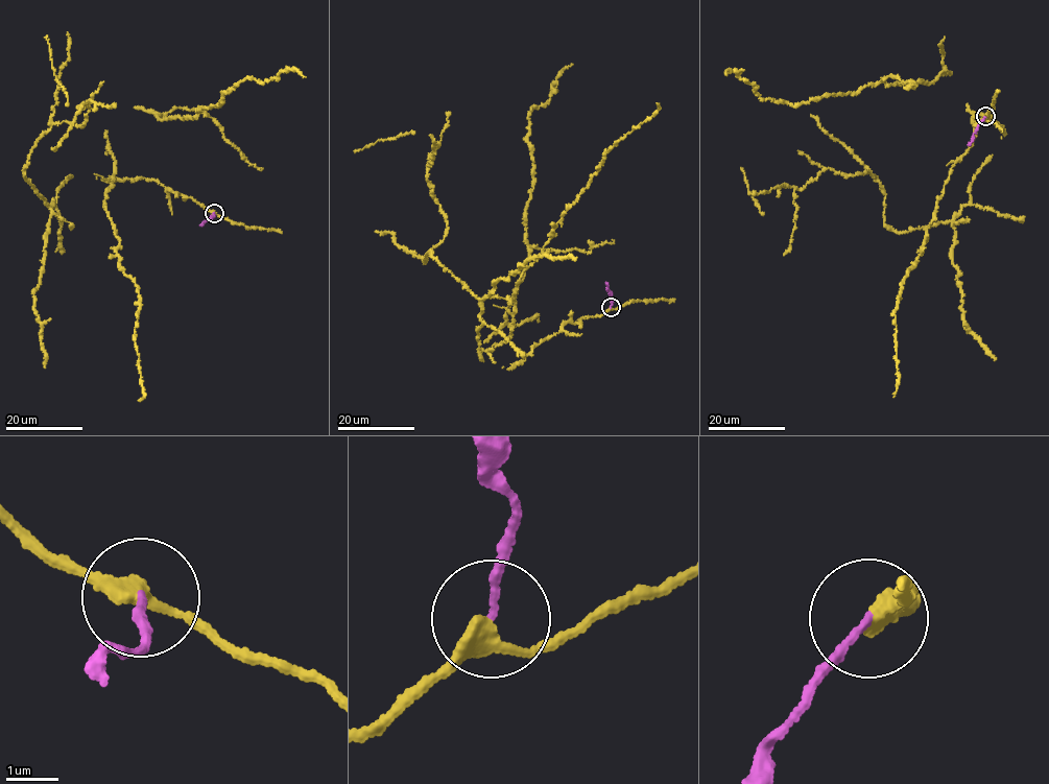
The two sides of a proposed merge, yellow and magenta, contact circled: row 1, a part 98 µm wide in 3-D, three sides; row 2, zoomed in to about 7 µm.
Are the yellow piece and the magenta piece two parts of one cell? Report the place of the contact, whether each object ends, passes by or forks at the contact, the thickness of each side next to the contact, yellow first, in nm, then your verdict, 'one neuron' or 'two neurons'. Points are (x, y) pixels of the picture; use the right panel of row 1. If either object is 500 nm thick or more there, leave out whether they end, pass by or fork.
at (985, 116); yellow passes by; magenta ends there; 280 nm thick on the yellow side, 110 nm on the other; two neurons

